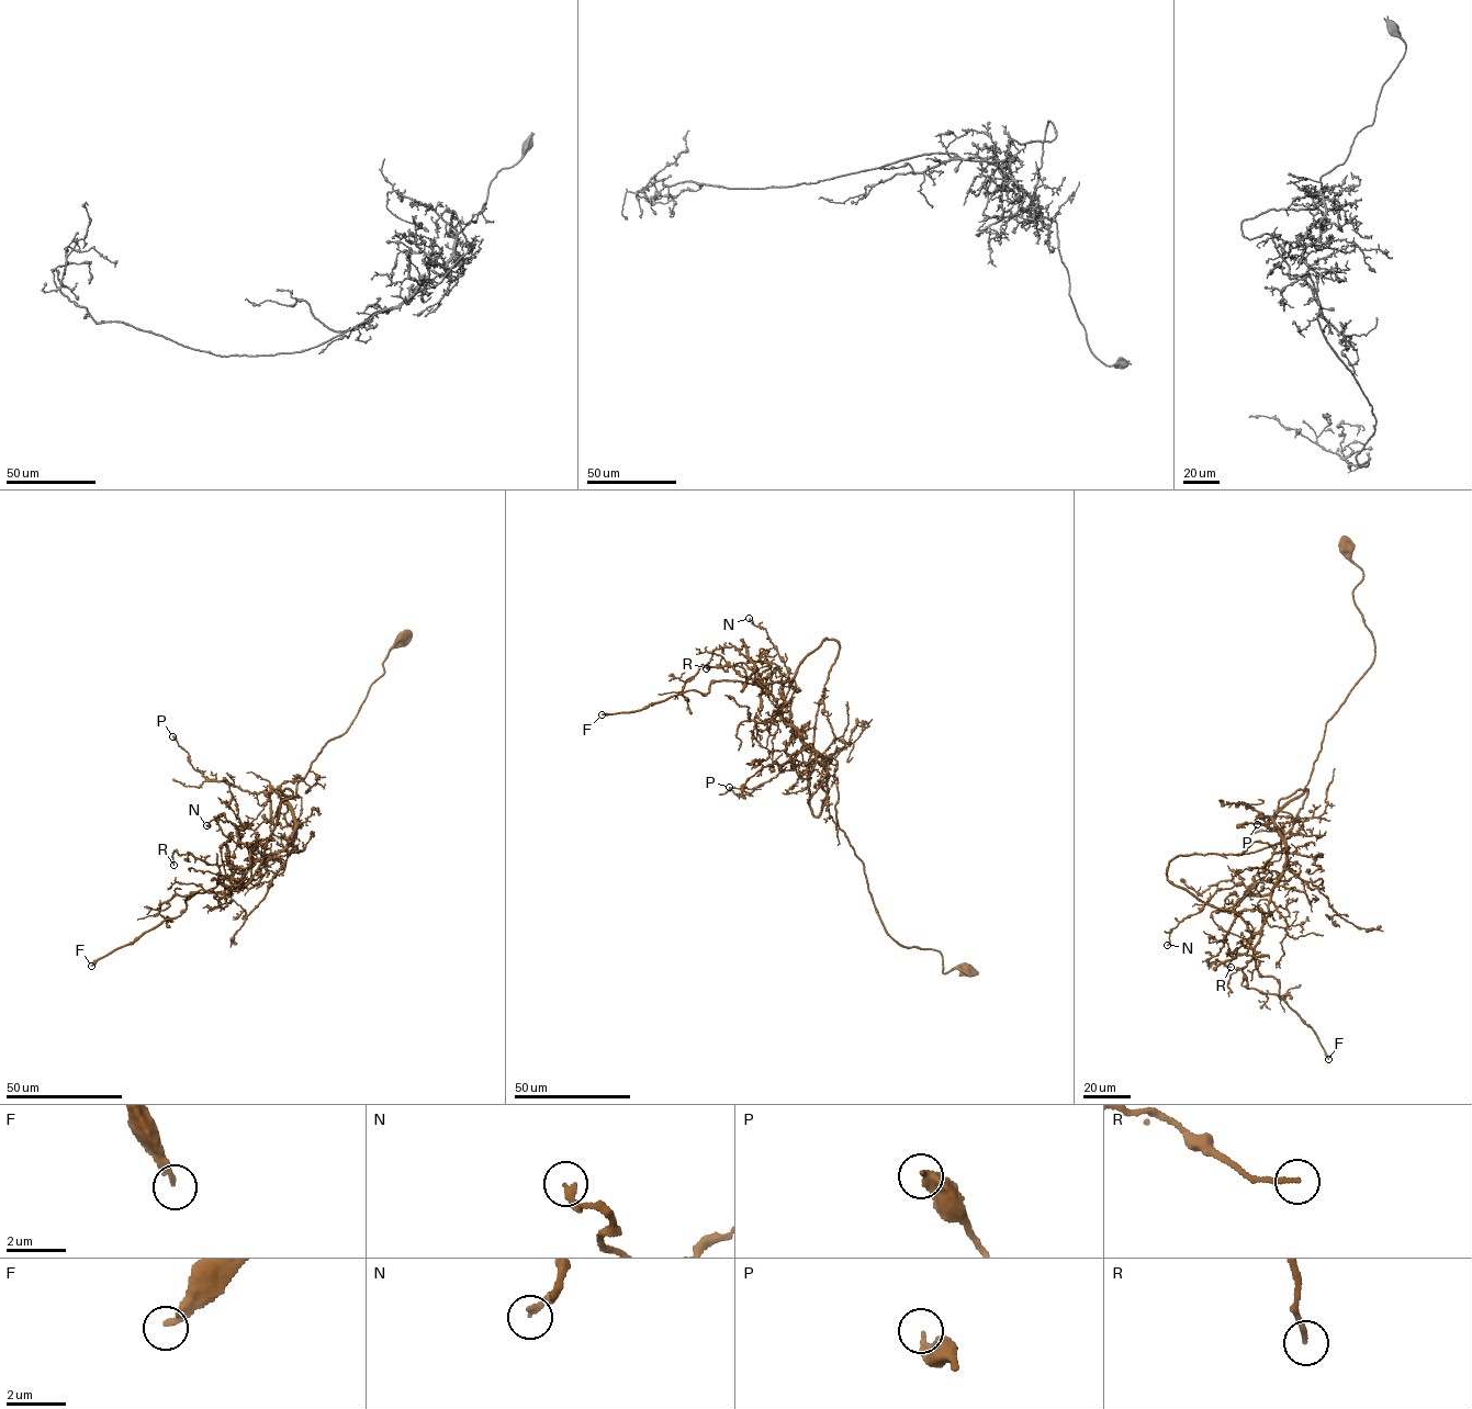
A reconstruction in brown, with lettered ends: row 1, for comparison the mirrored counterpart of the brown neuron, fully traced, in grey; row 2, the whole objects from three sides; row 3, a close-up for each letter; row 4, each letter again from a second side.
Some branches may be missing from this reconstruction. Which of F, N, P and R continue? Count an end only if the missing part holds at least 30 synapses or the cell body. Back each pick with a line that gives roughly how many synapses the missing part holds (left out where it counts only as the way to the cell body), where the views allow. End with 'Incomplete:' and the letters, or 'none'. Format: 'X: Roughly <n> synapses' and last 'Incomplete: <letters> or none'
F: Roughly 300 synapses
Incomplete: F

